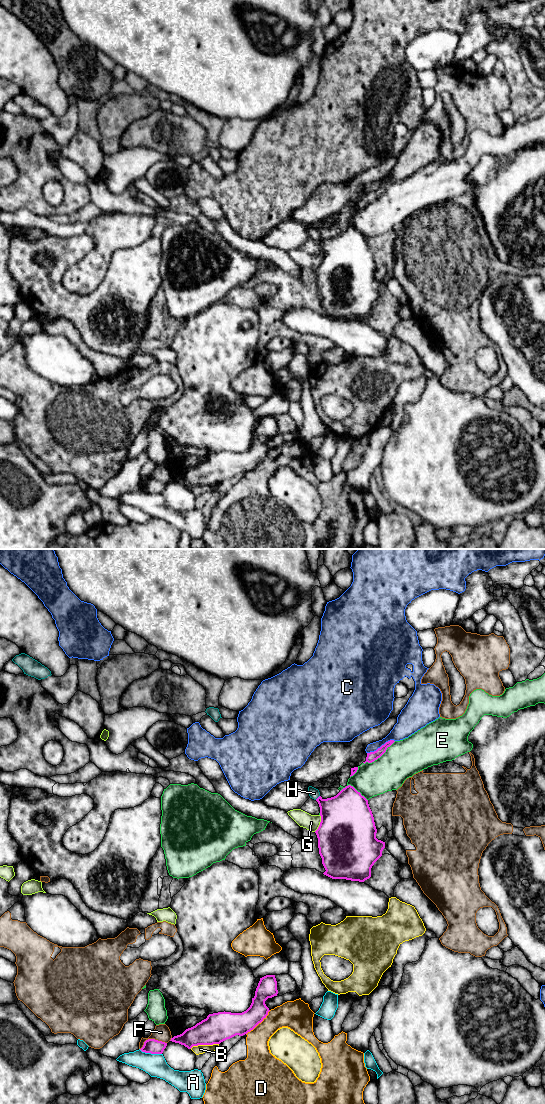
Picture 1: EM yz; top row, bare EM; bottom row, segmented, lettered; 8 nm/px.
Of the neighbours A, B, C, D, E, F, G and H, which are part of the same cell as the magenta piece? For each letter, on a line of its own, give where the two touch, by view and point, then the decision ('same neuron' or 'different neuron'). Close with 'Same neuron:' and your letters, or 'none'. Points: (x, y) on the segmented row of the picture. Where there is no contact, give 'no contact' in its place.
A: yz (150, 1052) | different neuron
B: yz (204, 1044) | different neuron
C: yz (381, 746) | different neuron
D: yz (259, 1022) | different neuron
E: yz (379, 757) | different neuron
F: yz (151, 1039) | different neuron
G: yz (320, 823) | different neuron
H: yz (318, 797) | same neuron
Same neuron: H

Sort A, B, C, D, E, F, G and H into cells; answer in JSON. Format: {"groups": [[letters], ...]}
{"groups": [["A", "G"], ["B"], ["C"], ["D"], ["E"], ["F"], ["H"]]}

